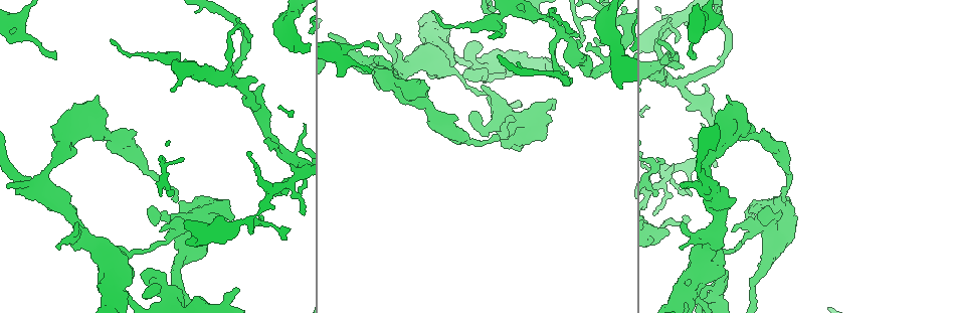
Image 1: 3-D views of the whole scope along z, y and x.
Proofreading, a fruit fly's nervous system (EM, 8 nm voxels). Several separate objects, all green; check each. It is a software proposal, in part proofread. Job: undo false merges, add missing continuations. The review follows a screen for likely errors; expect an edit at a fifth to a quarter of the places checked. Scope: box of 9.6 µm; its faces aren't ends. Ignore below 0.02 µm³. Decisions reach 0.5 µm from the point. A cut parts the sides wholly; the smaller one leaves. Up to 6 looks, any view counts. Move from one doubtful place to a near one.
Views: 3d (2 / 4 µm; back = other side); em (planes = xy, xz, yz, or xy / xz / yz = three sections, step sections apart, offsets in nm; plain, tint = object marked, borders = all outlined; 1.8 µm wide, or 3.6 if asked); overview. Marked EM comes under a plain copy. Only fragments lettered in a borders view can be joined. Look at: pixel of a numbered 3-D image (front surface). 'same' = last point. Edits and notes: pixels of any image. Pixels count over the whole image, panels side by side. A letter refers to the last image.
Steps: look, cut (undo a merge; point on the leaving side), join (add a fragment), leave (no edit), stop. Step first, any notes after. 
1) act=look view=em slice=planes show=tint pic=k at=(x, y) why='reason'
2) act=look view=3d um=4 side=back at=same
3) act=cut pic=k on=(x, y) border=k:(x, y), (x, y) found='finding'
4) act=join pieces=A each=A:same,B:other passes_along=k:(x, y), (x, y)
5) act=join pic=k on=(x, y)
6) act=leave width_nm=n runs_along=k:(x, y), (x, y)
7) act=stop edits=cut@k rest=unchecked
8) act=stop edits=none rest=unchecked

act=look view=em um=3.6 slice=xy step=8 show=tint pic=1 at=(218, 76) why='two arms in line, one across'

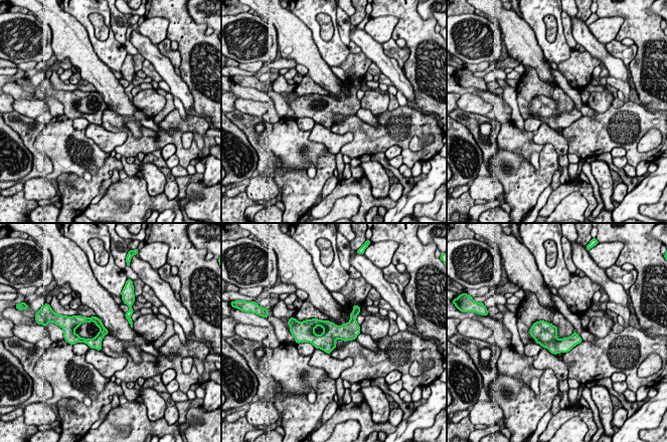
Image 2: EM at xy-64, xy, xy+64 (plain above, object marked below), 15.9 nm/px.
act=look view=em um=3.6 slice=planes show=tint at=same why='another direction'

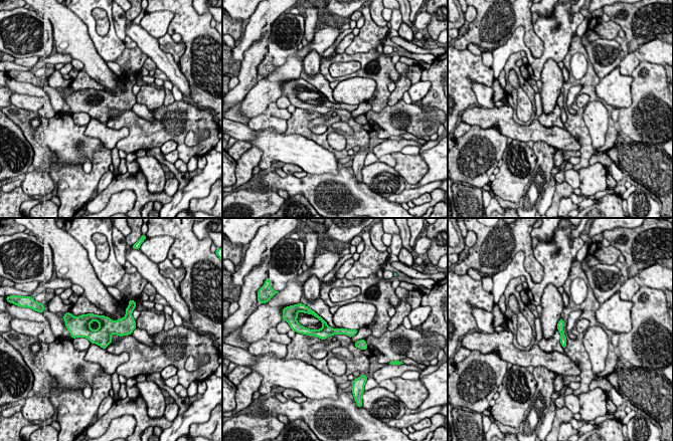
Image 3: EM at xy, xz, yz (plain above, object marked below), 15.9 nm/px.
act=look view=em um=3.6 slice=planes show=borders at=same

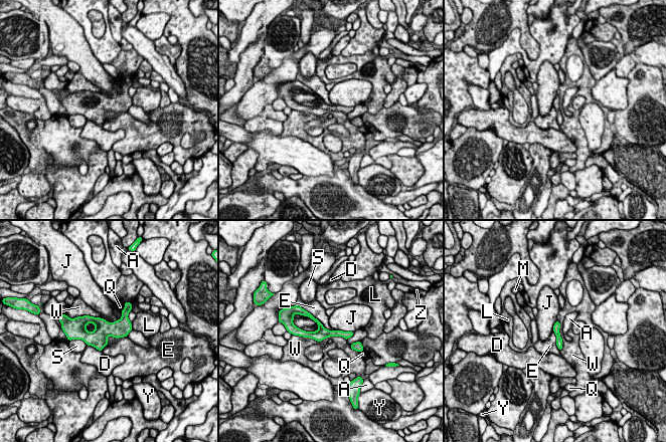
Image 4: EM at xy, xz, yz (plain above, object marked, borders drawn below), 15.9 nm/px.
act=leave longest_contact=W:800nm each=A:other,D:other,E:other,J:other,L:other,M:other,Q:other,S:other,W:other,Y:other,Z:other found='continuous, no second neuron'

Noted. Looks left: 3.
act=look view=3d um=2 pic=1 at=(340, 76) why='free end'

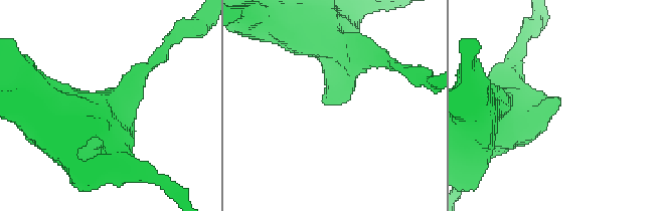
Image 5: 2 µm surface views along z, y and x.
act=look view=em slice=yz step=4 show=borders pic=5 at=(329, 103) why='need the tissue'

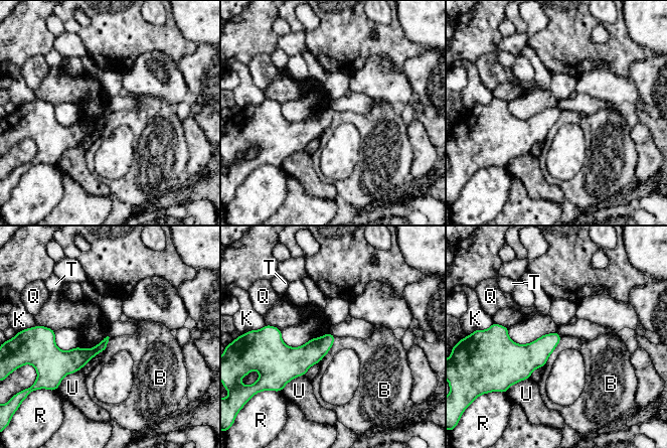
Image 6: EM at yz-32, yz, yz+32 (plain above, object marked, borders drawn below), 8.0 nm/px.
act=look view=em slice=planes show=borders at=same

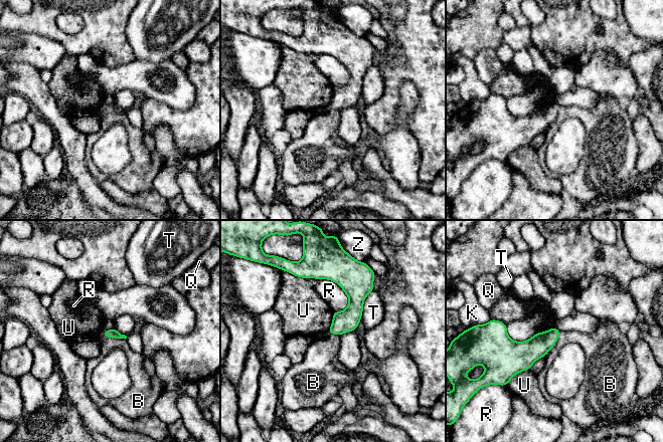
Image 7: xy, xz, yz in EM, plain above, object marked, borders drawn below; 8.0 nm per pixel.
act=leave each=B:other,K:other,Q:other,R:other,T:other,U:other,Z:other border=7:(102, 334), (108, 338), (125, 340) found='no lettered fragment goes on from it'

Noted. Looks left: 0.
act=stop edits=none rest=unchecked

